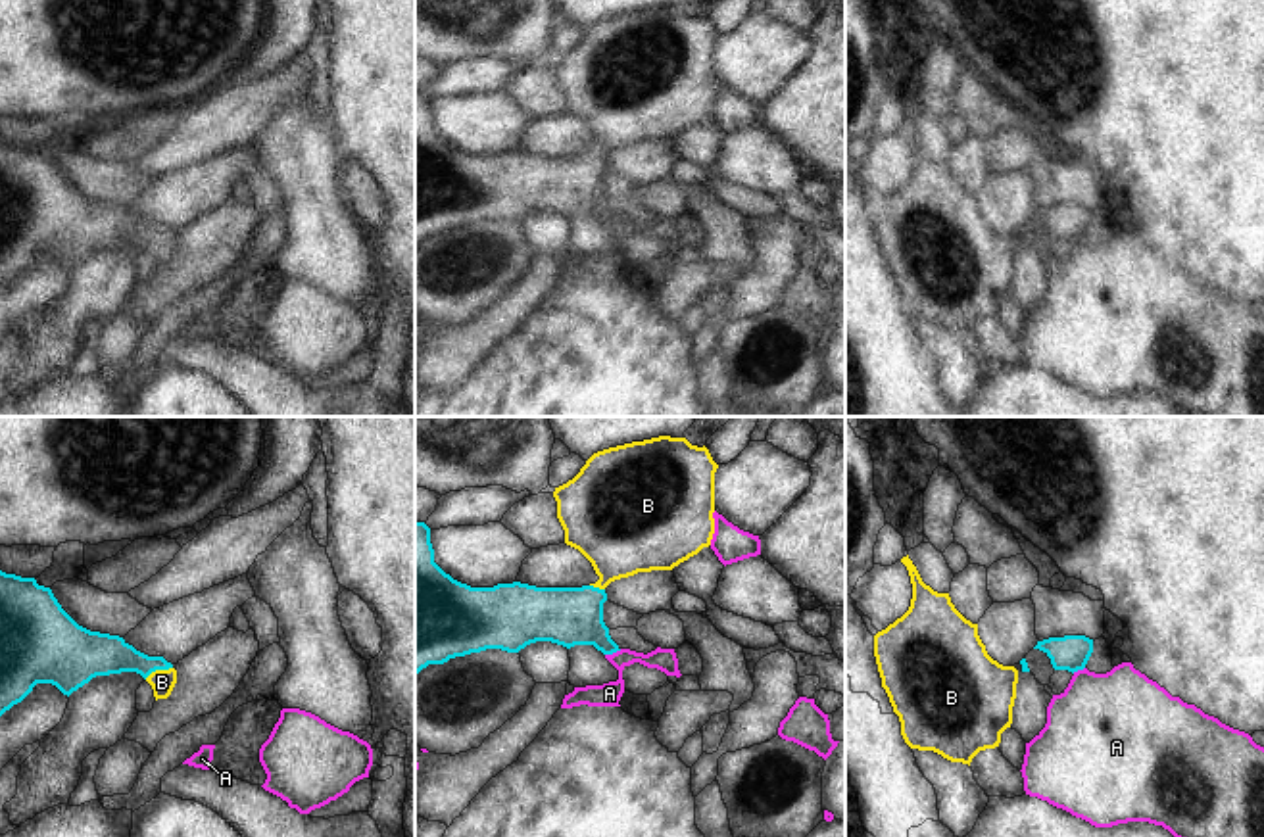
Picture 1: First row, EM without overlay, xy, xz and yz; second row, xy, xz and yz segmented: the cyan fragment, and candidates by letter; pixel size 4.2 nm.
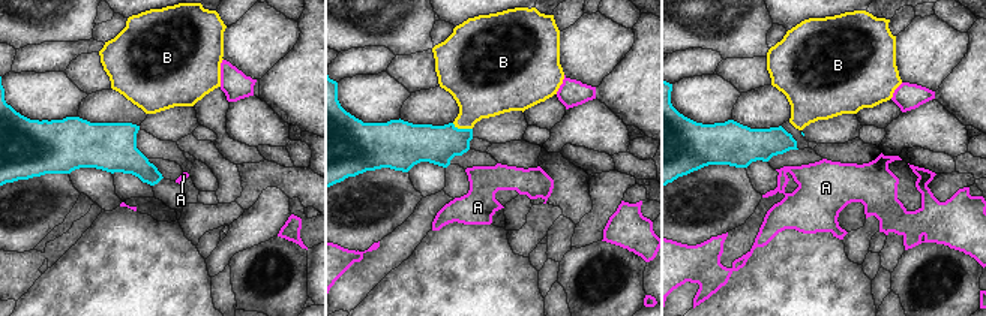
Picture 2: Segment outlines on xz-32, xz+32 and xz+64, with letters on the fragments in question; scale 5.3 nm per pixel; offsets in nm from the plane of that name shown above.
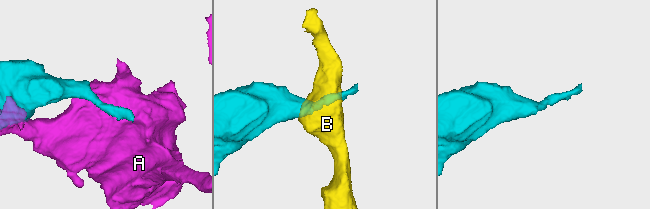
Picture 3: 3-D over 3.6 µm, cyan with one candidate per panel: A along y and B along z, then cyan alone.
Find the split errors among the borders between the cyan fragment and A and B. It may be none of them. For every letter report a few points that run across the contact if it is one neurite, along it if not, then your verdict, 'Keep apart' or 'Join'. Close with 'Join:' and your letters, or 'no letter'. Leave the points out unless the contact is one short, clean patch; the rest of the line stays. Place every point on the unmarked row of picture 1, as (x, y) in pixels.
A: Keep apart
B: Line: xy (100, 223), (158, 239), (162, 252). Join
Join: B

